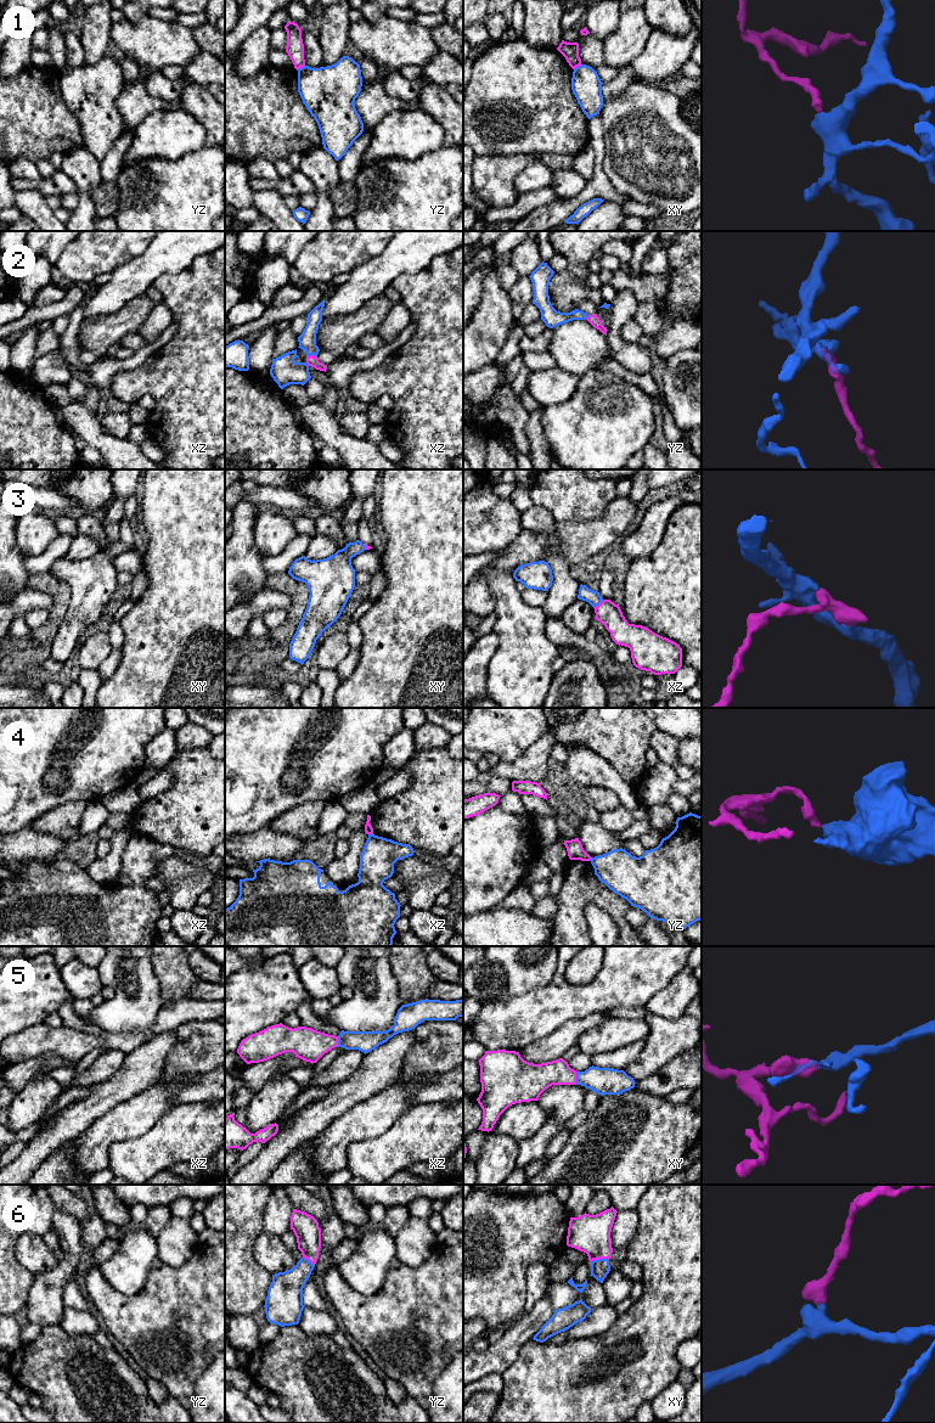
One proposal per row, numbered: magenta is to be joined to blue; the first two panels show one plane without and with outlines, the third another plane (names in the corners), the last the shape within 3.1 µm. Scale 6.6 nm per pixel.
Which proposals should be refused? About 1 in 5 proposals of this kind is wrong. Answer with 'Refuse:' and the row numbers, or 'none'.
Refuse: 1, 4

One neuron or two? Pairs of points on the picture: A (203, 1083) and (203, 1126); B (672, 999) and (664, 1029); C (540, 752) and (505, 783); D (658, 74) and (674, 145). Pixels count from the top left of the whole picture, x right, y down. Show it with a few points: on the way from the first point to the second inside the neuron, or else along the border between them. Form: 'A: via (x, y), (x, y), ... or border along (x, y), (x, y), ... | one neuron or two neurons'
A: border along (212, 1101), (178, 1104) | two neurons
B: border along (649, 1012), (666, 1018), (679, 1018), (685, 1014) | two neurons
C: border along (493, 776), (502, 776), (512, 781) | two neurons
D: border along (641, 79), (659, 86) | two neurons

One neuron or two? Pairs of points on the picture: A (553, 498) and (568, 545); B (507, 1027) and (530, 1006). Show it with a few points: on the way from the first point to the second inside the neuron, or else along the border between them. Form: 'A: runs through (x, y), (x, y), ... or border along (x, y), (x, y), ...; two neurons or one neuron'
A: border along (589, 519), (557, 522); two neurons
B: runs through (513, 1022), (524, 1012); one neuron

